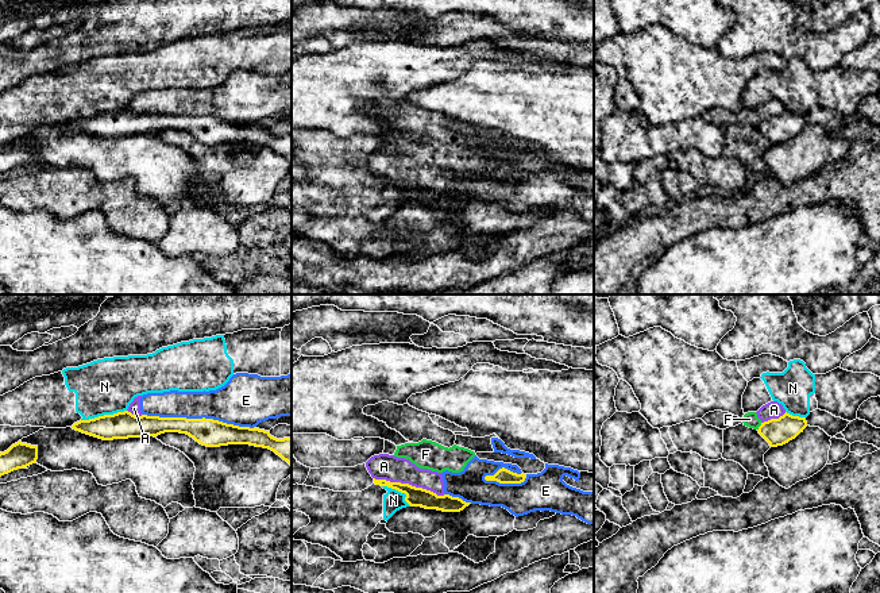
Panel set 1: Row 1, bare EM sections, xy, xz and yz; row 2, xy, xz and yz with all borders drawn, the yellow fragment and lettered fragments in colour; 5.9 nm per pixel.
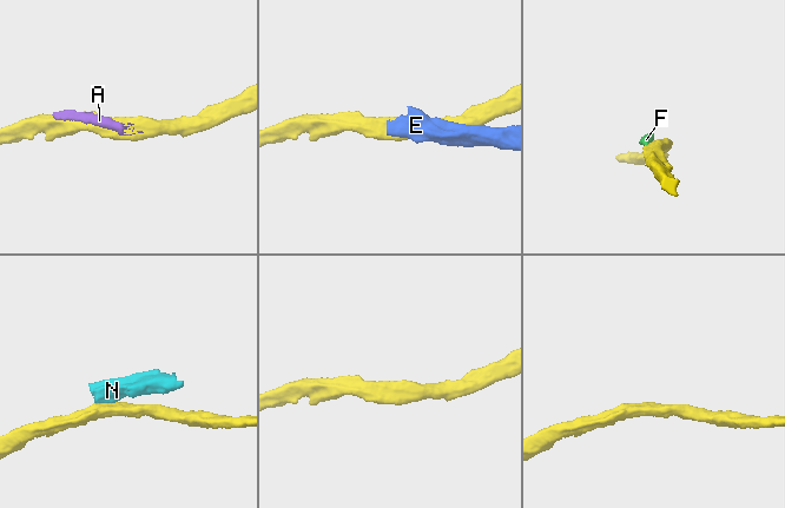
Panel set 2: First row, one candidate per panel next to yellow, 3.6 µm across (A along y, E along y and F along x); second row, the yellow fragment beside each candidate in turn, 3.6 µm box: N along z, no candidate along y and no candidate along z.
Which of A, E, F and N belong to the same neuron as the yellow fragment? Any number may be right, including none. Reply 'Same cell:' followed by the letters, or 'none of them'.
Same cell: none of them

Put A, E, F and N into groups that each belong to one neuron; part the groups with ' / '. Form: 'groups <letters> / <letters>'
groups A E F / N

